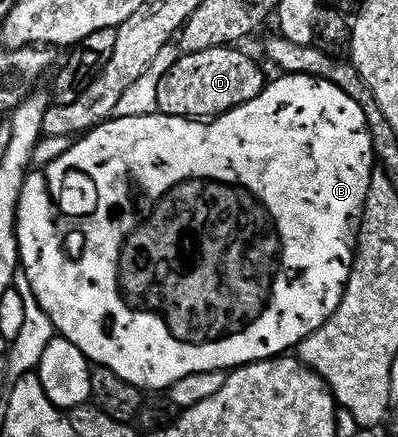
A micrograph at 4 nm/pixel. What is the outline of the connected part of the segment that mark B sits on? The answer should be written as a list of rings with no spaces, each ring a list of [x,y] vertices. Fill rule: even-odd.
[[[283,74],[278,78],[280,80],[272,79],[263,89],[263,93],[257,98],[253,98],[253,102],[245,102],[241,106],[229,110],[223,116],[208,120],[189,120],[186,116],[165,116],[162,114],[138,116],[137,118],[115,116],[78,137],[72,143],[71,149],[65,154],[61,154],[61,158],[57,158],[57,162],[53,162],[45,169],[32,171],[28,175],[25,186],[21,190],[21,202],[17,206],[17,242],[19,243],[21,271],[29,278],[29,286],[33,286],[33,294],[37,294],[37,302],[41,306],[41,310],[45,310],[45,314],[49,314],[56,333],[62,339],[73,342],[73,346],[77,346],[77,350],[81,350],[81,354],[85,354],[85,358],[90,360],[92,365],[113,370],[113,374],[117,374],[117,378],[125,378],[125,382],[129,382],[134,388],[140,390],[169,390],[174,384],[181,382],[181,378],[189,378],[189,374],[201,374],[205,370],[227,372],[242,368],[244,364],[255,364],[259,360],[274,360],[290,353],[292,350],[298,349],[299,343],[305,338],[309,338],[309,334],[321,330],[321,326],[325,326],[325,322],[329,322],[329,318],[337,310],[337,306],[341,306],[341,298],[345,294],[347,283],[351,281],[351,264],[355,261],[354,247],[357,243],[357,232],[353,224],[351,228],[351,220],[359,222],[363,218],[363,207],[369,194],[371,174],[377,168],[375,143],[371,140],[371,132],[367,129],[367,119],[361,106],[357,106],[357,102],[353,102],[353,98],[349,98],[349,94],[345,94],[345,90],[341,90],[324,80],[319,80],[315,76]]]

